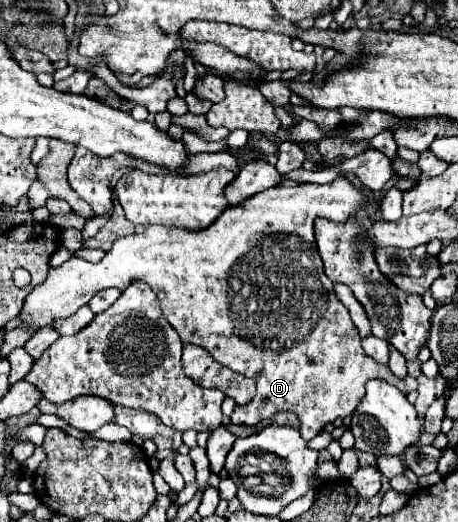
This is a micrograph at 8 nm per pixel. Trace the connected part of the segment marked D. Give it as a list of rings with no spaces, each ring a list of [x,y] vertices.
[[[340,178],[332,184],[286,184],[268,188],[250,196],[238,206],[226,208],[226,212],[222,212],[222,216],[202,232],[146,226],[142,234],[118,238],[112,250],[98,264],[92,264],[80,256],[72,256],[62,266],[50,268],[46,282],[36,286],[24,300],[20,316],[22,322],[34,324],[36,332],[44,326],[50,326],[56,318],[72,316],[100,290],[118,288],[122,292],[134,280],[142,280],[150,284],[158,296],[162,314],[174,326],[182,342],[202,346],[216,362],[256,382],[256,398],[246,406],[234,408],[232,424],[254,426],[280,410],[288,410],[300,418],[302,438],[310,440],[326,424],[338,418],[346,418],[354,412],[360,398],[364,396],[364,384],[368,378],[382,378],[404,394],[418,388],[414,376],[406,376],[402,380],[392,374],[390,366],[378,364],[366,356],[364,348],[360,346],[358,328],[350,320],[346,306],[336,298],[332,282],[326,278],[322,258],[316,250],[316,216],[342,223],[356,216],[360,208],[366,208],[370,218],[376,216],[360,188],[348,178]]]

